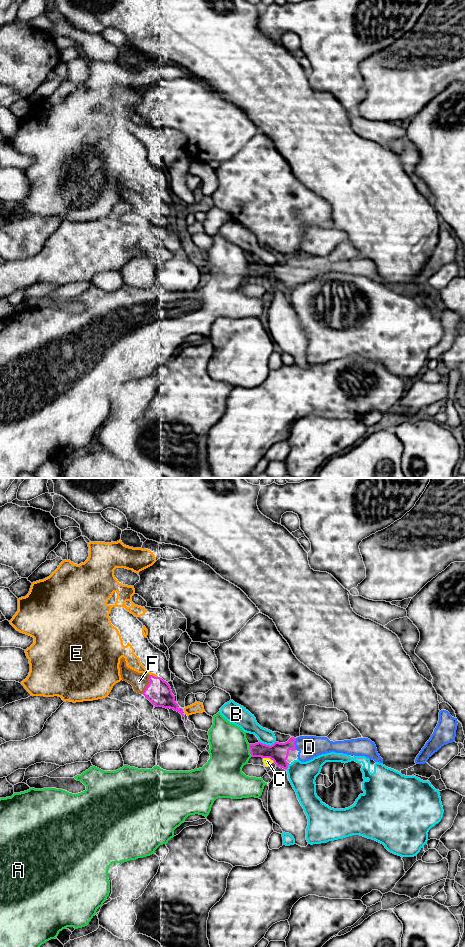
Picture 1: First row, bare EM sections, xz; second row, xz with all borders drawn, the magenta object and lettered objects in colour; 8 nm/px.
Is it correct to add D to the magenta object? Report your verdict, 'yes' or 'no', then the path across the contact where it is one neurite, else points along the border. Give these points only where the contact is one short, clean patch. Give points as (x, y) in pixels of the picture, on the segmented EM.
yes

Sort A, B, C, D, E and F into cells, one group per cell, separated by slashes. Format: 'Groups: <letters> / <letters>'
Groups: A / B / C / D F / E

